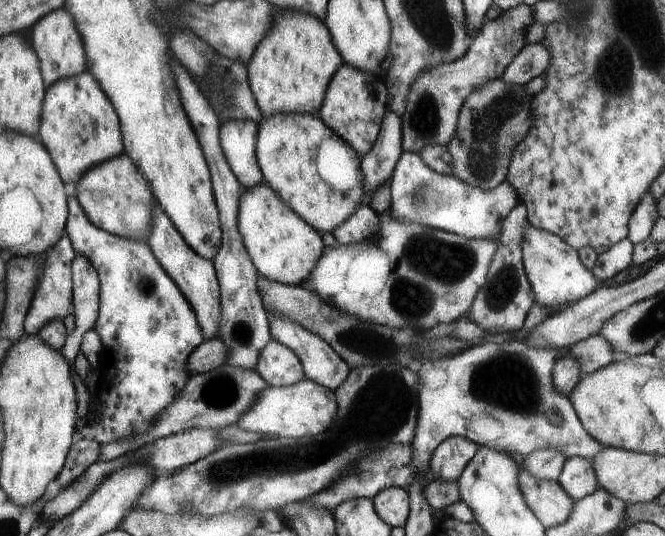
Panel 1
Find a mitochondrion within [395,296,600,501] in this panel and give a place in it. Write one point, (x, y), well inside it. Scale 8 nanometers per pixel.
(511, 381)

